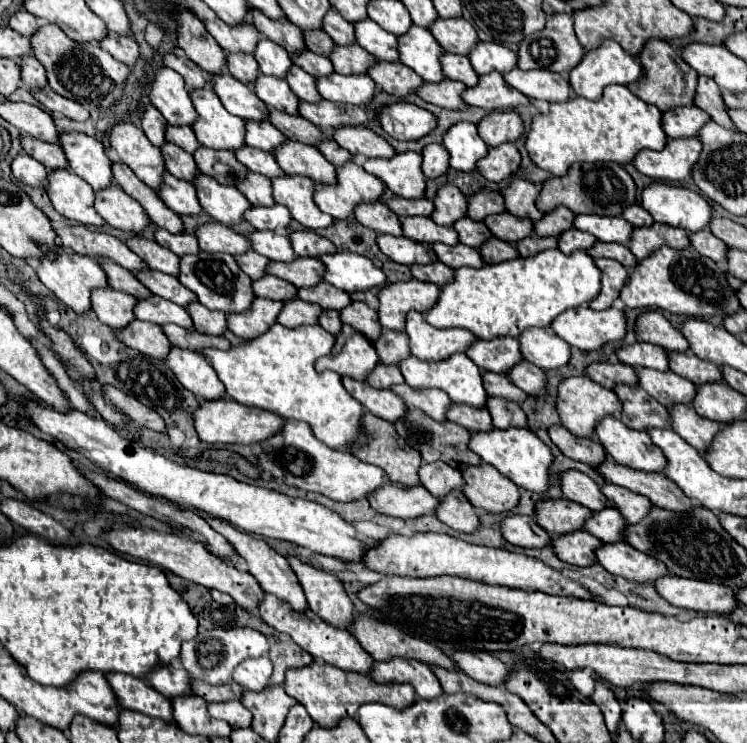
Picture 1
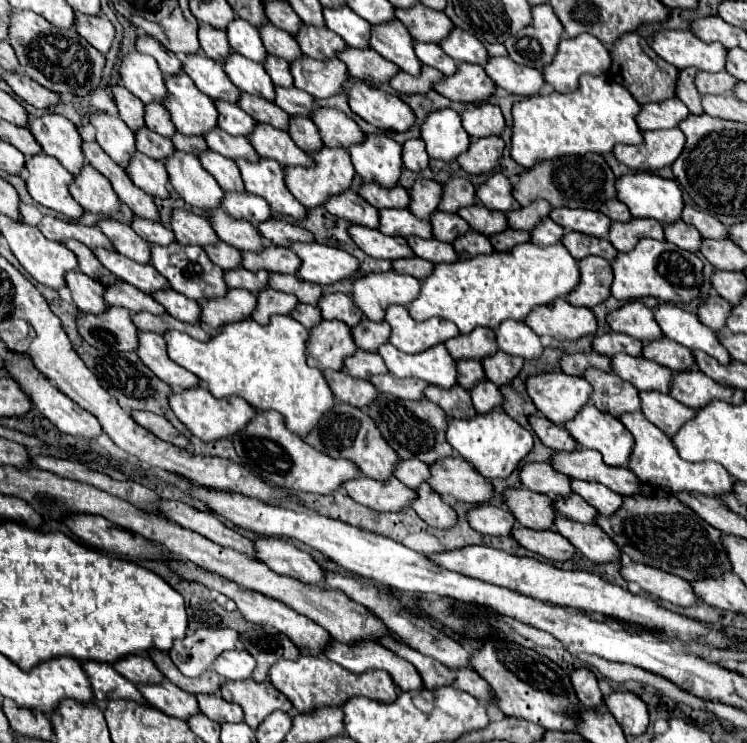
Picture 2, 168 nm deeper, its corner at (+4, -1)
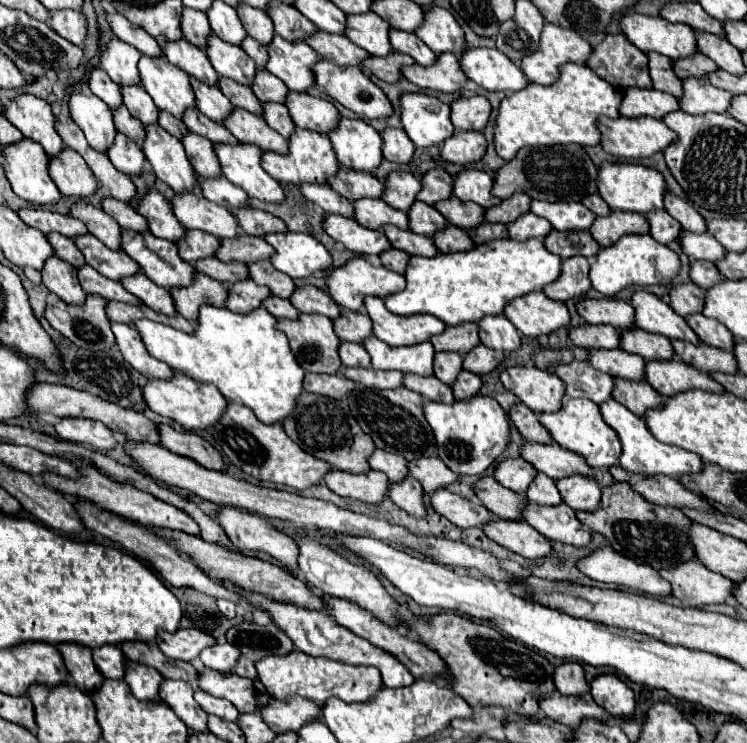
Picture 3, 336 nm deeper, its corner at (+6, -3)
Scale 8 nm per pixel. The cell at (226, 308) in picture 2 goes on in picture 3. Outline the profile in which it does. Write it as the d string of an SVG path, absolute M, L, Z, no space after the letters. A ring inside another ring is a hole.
M196 272L196 282L188 288L174 288L170 290L176 310L180 316L184 316L186 320L190 320L196 326L196 318L198 318L198 310L202 304L210 304L210 306L224 306L224 302L228 300L228 290L224 288L222 282L216 282L212 278L208 278L202 272Z

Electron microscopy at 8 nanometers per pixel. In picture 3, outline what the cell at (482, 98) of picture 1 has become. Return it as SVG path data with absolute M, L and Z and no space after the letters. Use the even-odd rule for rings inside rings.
M440 54L436 64L432 66L414 64L402 68L402 72L404 78L416 86L424 90L430 88L436 92L446 92L446 94L460 92L468 82L468 76L464 74L464 70L460 70L460 60L454 54Z

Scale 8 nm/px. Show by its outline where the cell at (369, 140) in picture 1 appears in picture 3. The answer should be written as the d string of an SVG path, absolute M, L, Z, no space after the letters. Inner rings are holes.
M290 92L286 106L298 128L316 130L318 134L328 134L328 130L340 122L340 112L332 102L314 98L306 92Z

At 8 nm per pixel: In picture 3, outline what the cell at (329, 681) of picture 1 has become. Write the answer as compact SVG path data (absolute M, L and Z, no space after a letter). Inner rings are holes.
M290 652L288 656L266 656L256 662L258 678L270 692L270 696L278 700L288 700L290 696L302 696L324 704L328 698L336 696L344 702L368 702L372 700L380 688L380 672L374 666L348 666L328 658L314 658L304 652Z

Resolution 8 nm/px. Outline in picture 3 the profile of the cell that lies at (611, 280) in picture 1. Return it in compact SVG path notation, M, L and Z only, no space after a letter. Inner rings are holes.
M584 256L564 260L558 282L546 286L544 294L558 302L566 302L572 298L584 298L586 292L592 288L588 270L590 270L590 262Z

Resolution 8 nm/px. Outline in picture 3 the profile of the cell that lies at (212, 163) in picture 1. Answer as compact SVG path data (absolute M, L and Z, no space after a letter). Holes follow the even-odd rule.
M160 112L158 124L160 124L168 134L172 134L172 136L178 138L178 140L182 140L184 134L188 134L186 124L184 124L182 120L178 120L178 118L172 118L172 114L168 114L168 112Z

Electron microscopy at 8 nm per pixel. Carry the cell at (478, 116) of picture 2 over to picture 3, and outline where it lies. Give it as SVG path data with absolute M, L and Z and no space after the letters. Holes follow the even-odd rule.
M484 96L474 98L458 98L452 102L452 114L450 120L456 126L456 130L478 130L484 132L492 106Z

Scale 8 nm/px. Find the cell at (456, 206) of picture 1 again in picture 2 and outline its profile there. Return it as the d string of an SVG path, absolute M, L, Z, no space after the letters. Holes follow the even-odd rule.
M418 178L412 188L408 190L410 194L410 204L408 210L422 220L430 218L430 212L434 212L438 208L440 196L442 196L442 186L434 180L428 178Z

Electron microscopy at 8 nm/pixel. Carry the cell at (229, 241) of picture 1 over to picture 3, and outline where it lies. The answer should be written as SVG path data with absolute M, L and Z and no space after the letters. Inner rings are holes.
M150 190L140 206L138 206L138 212L148 220L148 226L150 226L150 232L158 238L164 238L164 240L172 240L172 242L178 242L180 238L186 236L186 228L180 226L178 218L174 216L172 212L172 206L168 204L168 200L156 192L156 190Z

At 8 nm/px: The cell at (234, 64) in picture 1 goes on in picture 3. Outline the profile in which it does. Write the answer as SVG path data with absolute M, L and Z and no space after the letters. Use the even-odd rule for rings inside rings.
M184 8L182 10L182 34L190 44L206 50L208 38L212 36L212 28L210 28L210 22L208 22L208 16L204 12L198 12L198 10L192 10L192 8Z

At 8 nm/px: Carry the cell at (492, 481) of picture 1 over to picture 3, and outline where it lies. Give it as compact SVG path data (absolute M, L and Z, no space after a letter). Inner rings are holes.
M438 456L414 460L408 464L408 470L410 470L410 476L422 484L426 494L434 494L438 488L446 488L462 478L454 470L448 470L448 466L444 466L442 458Z

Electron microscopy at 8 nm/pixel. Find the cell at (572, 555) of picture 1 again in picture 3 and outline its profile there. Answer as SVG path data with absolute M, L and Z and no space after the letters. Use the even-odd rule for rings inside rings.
M496 518L484 526L484 532L500 546L530 560L542 558L548 554L548 550L552 550L550 540L544 538L536 528L528 526L524 520L510 522L510 520Z

